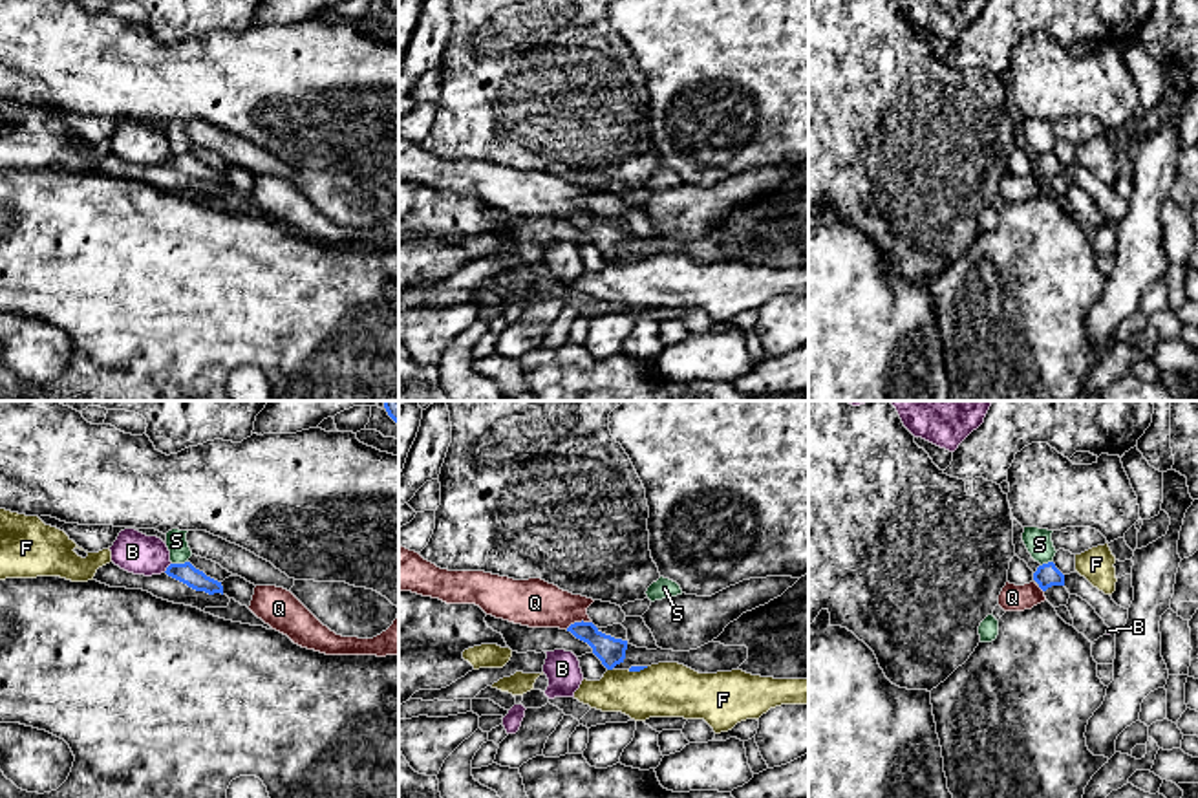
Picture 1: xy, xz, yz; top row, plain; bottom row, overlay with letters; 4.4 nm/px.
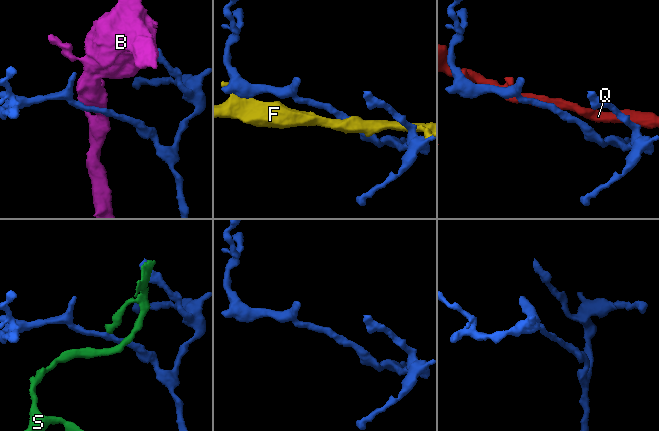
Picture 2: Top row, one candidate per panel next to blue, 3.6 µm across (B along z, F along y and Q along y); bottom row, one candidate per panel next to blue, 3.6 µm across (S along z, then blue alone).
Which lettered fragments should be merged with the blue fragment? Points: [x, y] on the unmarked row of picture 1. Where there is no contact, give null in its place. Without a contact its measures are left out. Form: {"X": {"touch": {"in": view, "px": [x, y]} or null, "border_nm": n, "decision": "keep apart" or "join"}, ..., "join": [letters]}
{"B": {"touch": {"in": "xy", "px": [167, 158]}, "border_nm": 60, "decision": "keep apart"}, "F": {"touch": {"in": "xz", "px": [609, 258]}, "border_nm": 30, "decision": "keep apart"}, "Q": {"touch": {"in": "xz", "px": [578, 213]}, "border_nm": 120, "decision": "keep apart"}, "S": {"touch": {"in": "xy", "px": [180, 154]}, "border_nm": 70, "decision": "keep apart"}, "join": []}

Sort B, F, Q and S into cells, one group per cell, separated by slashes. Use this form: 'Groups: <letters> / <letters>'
Groups: B / F / Q / S

